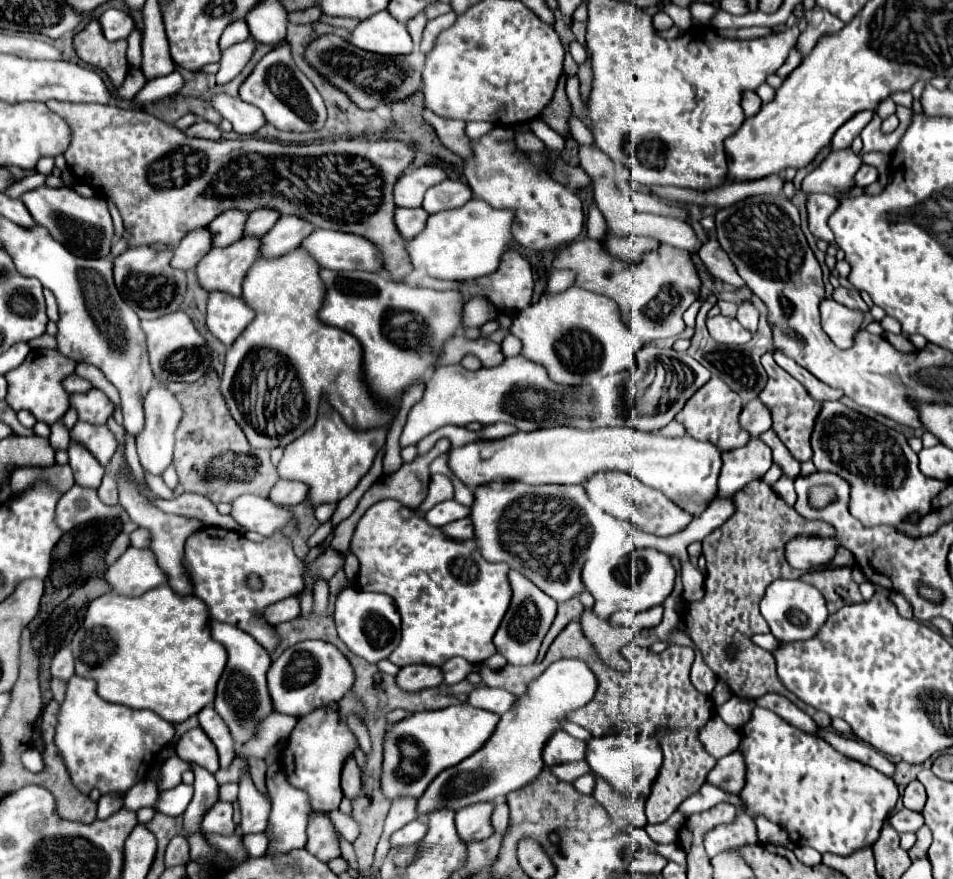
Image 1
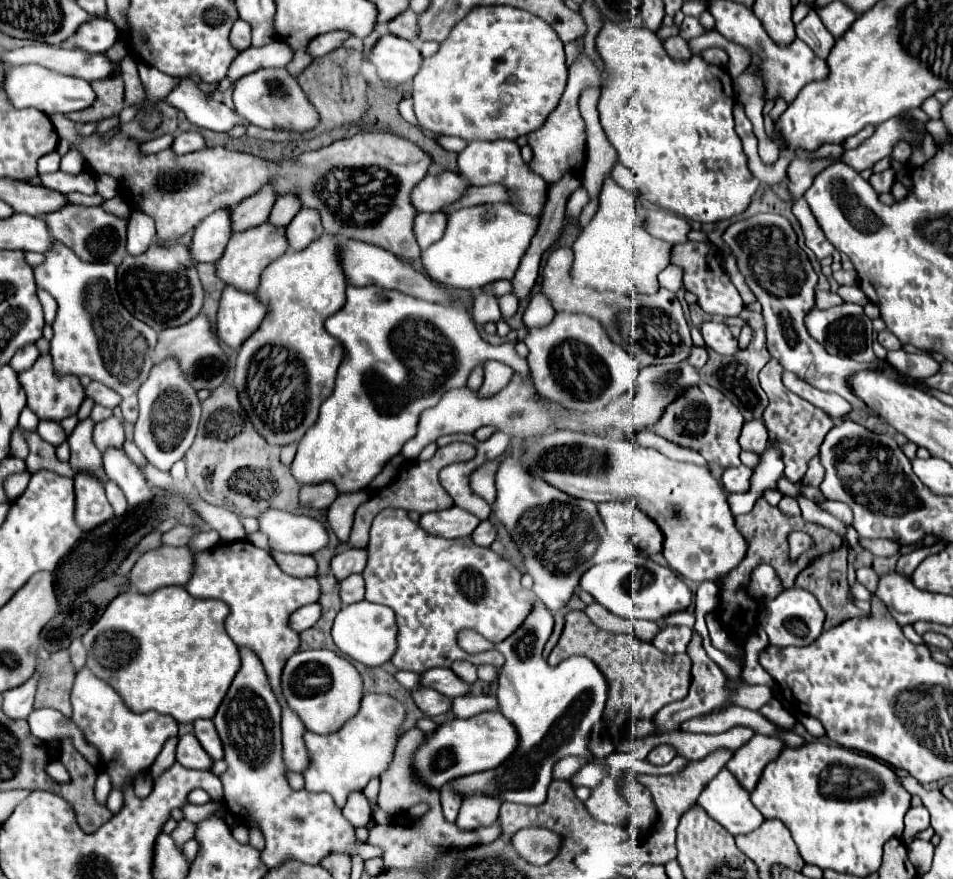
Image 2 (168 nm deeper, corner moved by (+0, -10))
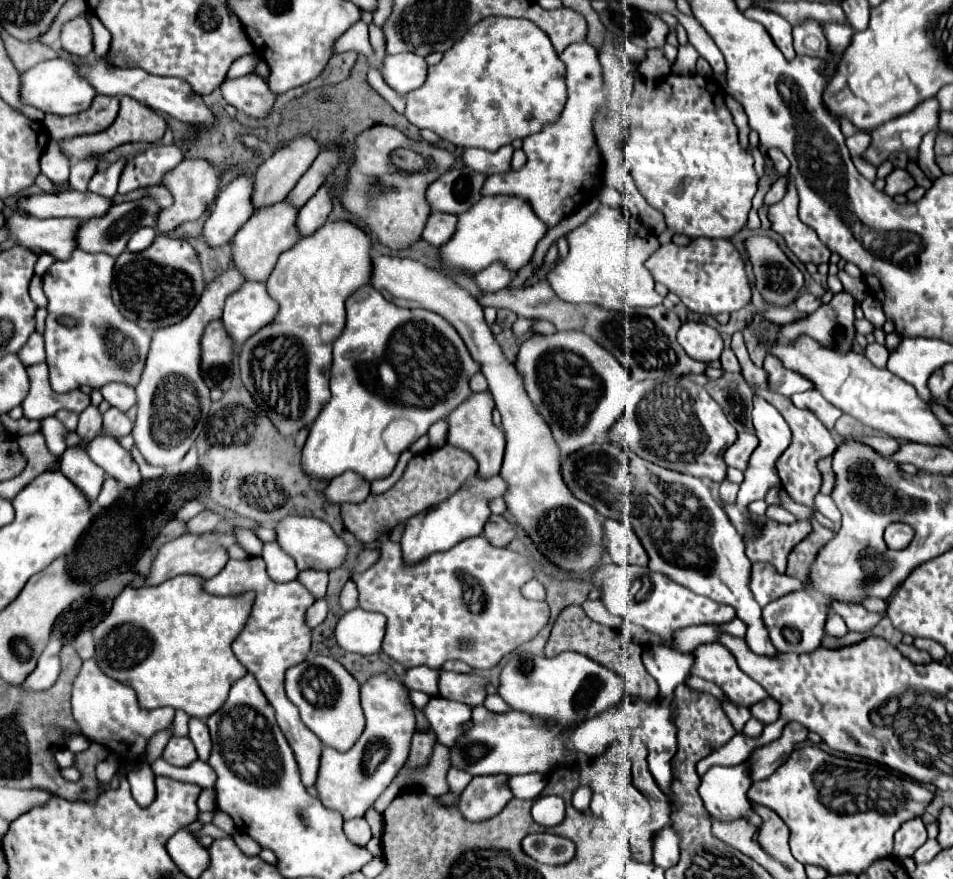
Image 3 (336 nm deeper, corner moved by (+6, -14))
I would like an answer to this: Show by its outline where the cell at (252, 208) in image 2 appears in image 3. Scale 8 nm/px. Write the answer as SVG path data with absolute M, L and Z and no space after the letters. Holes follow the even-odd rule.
M300 135L286 147L278 149L268 161L264 161L254 175L254 191L252 191L254 209L264 209L264 207L272 207L272 205L280 203L280 199L284 199L288 195L288 191L292 191L292 187L298 183L298 179L312 165L318 151L320 151L320 145L310 135Z

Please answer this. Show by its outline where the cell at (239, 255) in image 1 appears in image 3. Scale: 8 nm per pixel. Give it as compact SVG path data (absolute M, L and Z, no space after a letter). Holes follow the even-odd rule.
M280 201L272 207L258 209L234 235L232 239L232 267L242 273L246 281L266 281L268 275L272 273L280 253L290 249L298 241L298 231L296 231L296 215L298 209L294 209L290 203Z

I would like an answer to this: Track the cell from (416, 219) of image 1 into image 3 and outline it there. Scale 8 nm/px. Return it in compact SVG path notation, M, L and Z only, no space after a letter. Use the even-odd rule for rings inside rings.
M432 211L426 221L426 227L422 231L422 239L434 247L440 247L442 243L446 243L452 237L454 229L456 229L456 215Z

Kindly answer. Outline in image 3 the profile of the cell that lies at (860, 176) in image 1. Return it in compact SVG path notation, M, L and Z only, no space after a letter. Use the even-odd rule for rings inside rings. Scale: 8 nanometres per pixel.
M894 169L888 177L886 177L886 187L884 193L894 197L894 195L904 195L908 189L914 187L914 179L908 175L906 169Z

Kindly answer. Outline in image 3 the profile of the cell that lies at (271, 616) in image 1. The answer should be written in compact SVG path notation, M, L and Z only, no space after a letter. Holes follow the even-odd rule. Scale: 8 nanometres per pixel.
M318 599L314 605L310 605L308 607L308 611L306 611L306 625L308 627L318 627L324 619L326 619L326 613L328 613L328 605L326 605L326 601L324 599Z

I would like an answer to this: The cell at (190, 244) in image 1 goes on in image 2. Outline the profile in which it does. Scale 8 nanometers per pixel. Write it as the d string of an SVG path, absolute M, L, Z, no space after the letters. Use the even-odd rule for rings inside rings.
M226 207L222 211L214 211L194 231L194 239L190 245L194 261L196 263L218 261L222 257L230 237L232 237L230 209Z

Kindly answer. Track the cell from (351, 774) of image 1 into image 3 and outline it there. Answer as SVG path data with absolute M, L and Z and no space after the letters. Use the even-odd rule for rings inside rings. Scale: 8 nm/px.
M356 817L356 819L344 821L344 833L356 845L366 845L370 841L370 837L372 837L370 835L370 827L368 827L364 817Z

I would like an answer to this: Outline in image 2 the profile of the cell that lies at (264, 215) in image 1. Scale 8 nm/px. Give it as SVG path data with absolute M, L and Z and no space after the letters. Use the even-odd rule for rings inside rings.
M282 195L276 199L276 205L274 205L268 221L272 225L278 223L278 227L286 227L300 209L302 209L302 203L298 203L298 199L294 199L294 195Z

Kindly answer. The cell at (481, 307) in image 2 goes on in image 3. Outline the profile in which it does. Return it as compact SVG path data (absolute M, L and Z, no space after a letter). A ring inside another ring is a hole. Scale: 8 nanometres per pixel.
M496 263L492 267L486 267L484 271L478 271L474 275L476 285L478 285L478 289L480 289L482 295L496 293L496 291L508 287L508 283L510 283L512 277L514 277L514 273L512 271L504 271L504 267L500 267L500 263Z

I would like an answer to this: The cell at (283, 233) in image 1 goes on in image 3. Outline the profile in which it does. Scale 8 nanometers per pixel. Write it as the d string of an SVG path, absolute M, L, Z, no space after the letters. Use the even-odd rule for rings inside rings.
M320 187L318 193L314 197L310 197L310 201L298 211L296 227L298 227L300 237L312 235L312 231L316 231L320 225L324 225L330 211L332 211L332 201L330 201L328 189Z

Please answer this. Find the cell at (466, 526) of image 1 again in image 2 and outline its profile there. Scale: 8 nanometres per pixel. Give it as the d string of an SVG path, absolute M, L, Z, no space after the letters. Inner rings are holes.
M490 519L482 521L482 523L476 527L476 531L472 533L472 541L474 541L476 545L482 545L482 547L490 547L494 539L496 539L496 525L494 525Z

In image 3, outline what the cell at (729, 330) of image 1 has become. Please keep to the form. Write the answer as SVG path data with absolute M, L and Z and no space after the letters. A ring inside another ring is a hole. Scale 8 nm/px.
M684 323L678 331L678 343L684 347L688 355L692 355L698 361L712 361L718 359L724 343L720 333L706 325L706 323Z

